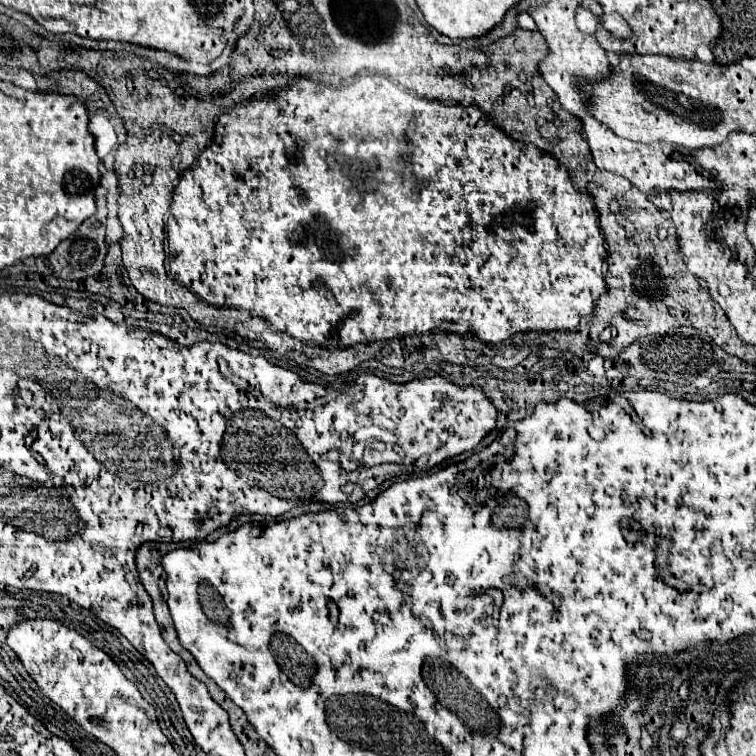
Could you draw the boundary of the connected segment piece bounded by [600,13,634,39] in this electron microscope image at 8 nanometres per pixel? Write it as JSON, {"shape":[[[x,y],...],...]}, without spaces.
{"shape":[[[614,13],[614,15],[606,15],[606,17],[600,17],[600,21],[602,21],[602,25],[610,31],[610,33],[614,33],[616,37],[620,37],[620,39],[630,39],[630,37],[634,37],[634,31],[632,31],[632,27],[618,15],[618,13]]]}

